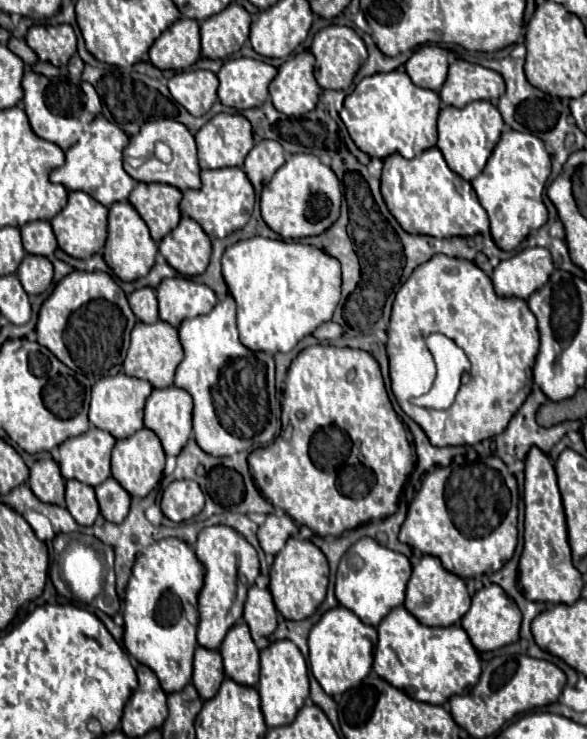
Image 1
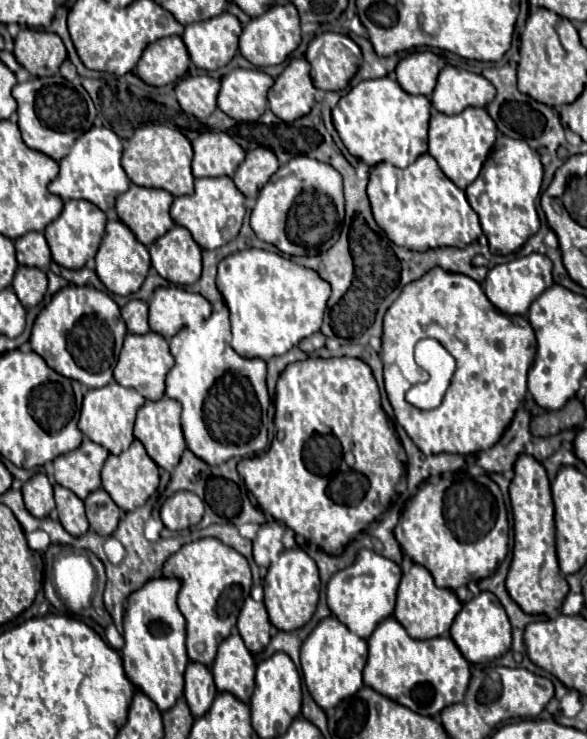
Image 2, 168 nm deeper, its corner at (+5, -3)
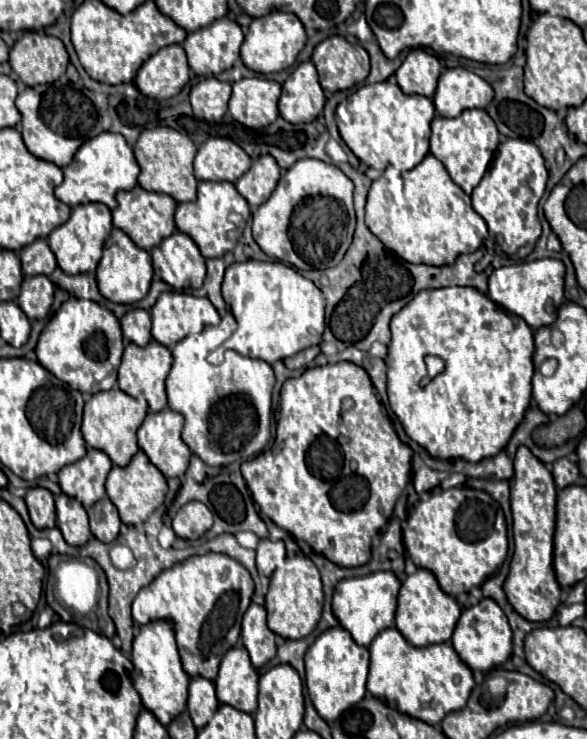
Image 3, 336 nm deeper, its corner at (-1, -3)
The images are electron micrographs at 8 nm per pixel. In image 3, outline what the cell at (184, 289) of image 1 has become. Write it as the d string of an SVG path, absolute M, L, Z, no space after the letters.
M174 290L162 292L150 314L152 338L168 348L174 348L174 344L186 334L220 322L218 312L208 298Z

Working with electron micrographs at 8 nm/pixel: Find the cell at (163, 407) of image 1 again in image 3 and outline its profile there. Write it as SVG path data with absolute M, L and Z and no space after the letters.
M170 408L148 412L138 428L138 446L146 452L150 462L168 478L182 476L192 456L182 440L184 416Z

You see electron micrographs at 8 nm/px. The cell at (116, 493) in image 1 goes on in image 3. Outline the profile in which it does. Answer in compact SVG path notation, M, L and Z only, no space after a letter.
M108 498L94 504L94 516L90 520L90 530L100 542L106 542L106 544L114 542L120 532L120 524L122 522L120 522L118 510Z

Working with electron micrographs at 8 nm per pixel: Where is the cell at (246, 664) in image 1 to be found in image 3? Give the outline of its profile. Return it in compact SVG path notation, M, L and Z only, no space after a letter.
M234 646L224 654L214 686L222 704L254 714L258 698L258 672L252 666L246 648Z

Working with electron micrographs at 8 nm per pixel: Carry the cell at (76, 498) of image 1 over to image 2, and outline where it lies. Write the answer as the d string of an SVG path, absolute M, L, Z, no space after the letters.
M54 482L54 500L56 500L56 510L58 510L58 518L60 524L64 526L64 530L72 536L82 536L88 532L88 520L84 514L84 502L68 488L60 486Z

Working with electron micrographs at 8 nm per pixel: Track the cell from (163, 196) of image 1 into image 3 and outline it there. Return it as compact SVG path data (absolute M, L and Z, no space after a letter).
M140 186L126 190L126 192L118 192L116 194L118 200L118 208L112 212L112 222L116 228L124 230L132 242L140 248L144 248L146 252L150 252L154 246L158 246L158 242L162 242L164 238L168 238L174 230L174 210L176 210L176 200L168 194L158 194L158 192L148 192Z

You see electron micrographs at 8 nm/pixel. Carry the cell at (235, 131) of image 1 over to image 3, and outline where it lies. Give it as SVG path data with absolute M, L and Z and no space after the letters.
M208 138L194 158L194 176L198 180L236 182L248 168L250 156L228 138Z

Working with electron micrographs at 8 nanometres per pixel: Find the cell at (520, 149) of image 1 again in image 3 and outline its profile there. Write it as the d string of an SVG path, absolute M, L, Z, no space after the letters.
M506 138L500 142L490 170L484 174L482 182L472 192L472 208L484 218L490 238L496 242L496 250L508 254L512 260L524 260L534 250L542 234L542 226L538 220L538 202L546 190L546 180L548 180L548 170L544 166L544 158L540 150L532 142Z

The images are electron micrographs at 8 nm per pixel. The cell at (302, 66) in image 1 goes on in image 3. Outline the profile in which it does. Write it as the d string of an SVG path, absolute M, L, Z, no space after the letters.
M302 62L282 84L282 96L278 102L280 116L292 124L312 122L322 112L324 90L318 82L314 64Z

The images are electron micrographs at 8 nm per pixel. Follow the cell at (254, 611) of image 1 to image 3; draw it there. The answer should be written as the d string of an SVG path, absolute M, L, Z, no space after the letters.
M252 604L242 619L242 643L256 668L276 654L276 634L268 628L266 608Z

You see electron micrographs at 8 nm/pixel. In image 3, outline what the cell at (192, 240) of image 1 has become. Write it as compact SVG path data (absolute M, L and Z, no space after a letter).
M174 232L170 238L164 238L152 250L152 264L154 272L176 290L200 288L206 276L204 256L184 232Z

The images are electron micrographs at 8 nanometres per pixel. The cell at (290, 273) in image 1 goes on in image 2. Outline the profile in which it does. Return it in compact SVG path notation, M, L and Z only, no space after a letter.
M248 248L226 256L217 266L216 286L230 310L230 346L244 358L282 356L302 338L320 330L330 286L314 270L266 250Z

